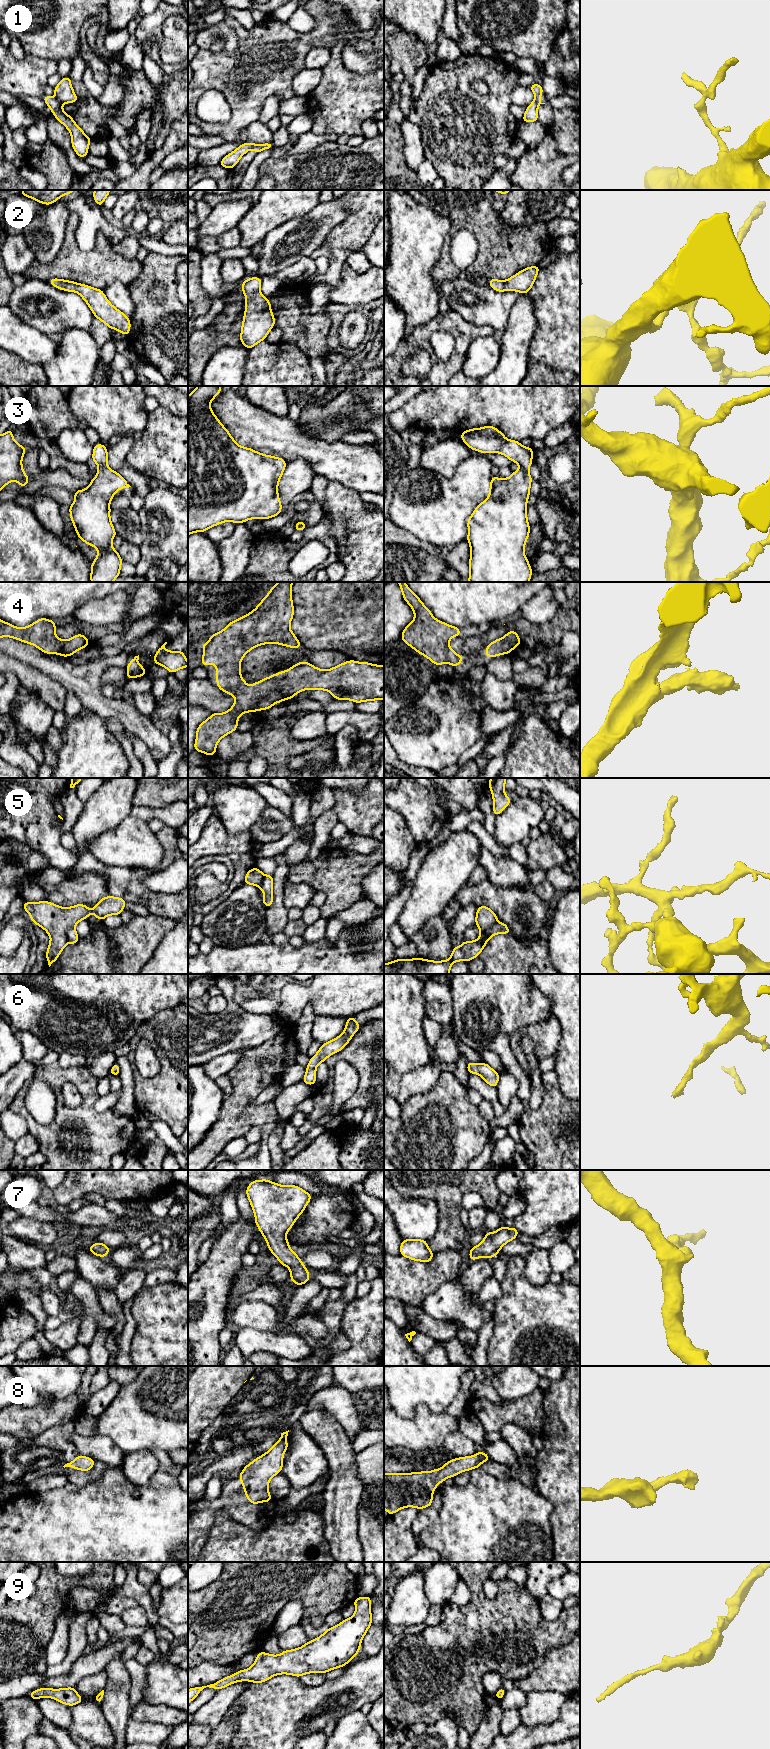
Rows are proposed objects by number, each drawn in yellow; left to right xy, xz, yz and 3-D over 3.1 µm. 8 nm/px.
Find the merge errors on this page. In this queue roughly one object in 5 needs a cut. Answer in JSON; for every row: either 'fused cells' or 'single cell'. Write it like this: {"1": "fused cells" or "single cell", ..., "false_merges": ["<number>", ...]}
{"1": "fused cells", "2": "single cell", "3": "single cell", "4": "single cell", "5": "fused cells", "6": "single cell", "7": "single cell", "8": "single cell", "9": "single cell", "false_merges": ["1", "5"]}

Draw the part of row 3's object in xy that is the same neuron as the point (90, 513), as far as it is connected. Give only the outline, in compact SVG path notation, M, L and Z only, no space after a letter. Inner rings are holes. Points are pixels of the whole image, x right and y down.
M101 443L93 446L92 461L98 465L96 476L90 481L90 485L83 490L74 492L75 501L69 505L70 519L74 525L77 536L89 546L97 549L98 555L91 564L91 582L113 582L121 575L120 568L123 563L118 550L112 547L112 540L117 535L110 519L110 501L114 494L121 488L131 487L118 473L107 466L107 447Z

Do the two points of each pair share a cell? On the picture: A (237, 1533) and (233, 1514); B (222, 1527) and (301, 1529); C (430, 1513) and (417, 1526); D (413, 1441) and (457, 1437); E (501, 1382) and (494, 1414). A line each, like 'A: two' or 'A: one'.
A: two
B: one
C: one
D: two
E: two

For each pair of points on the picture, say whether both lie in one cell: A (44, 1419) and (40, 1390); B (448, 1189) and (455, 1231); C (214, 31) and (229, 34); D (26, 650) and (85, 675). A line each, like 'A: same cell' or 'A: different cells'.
A: different cells
B: same cell
C: same cell
D: same cell

